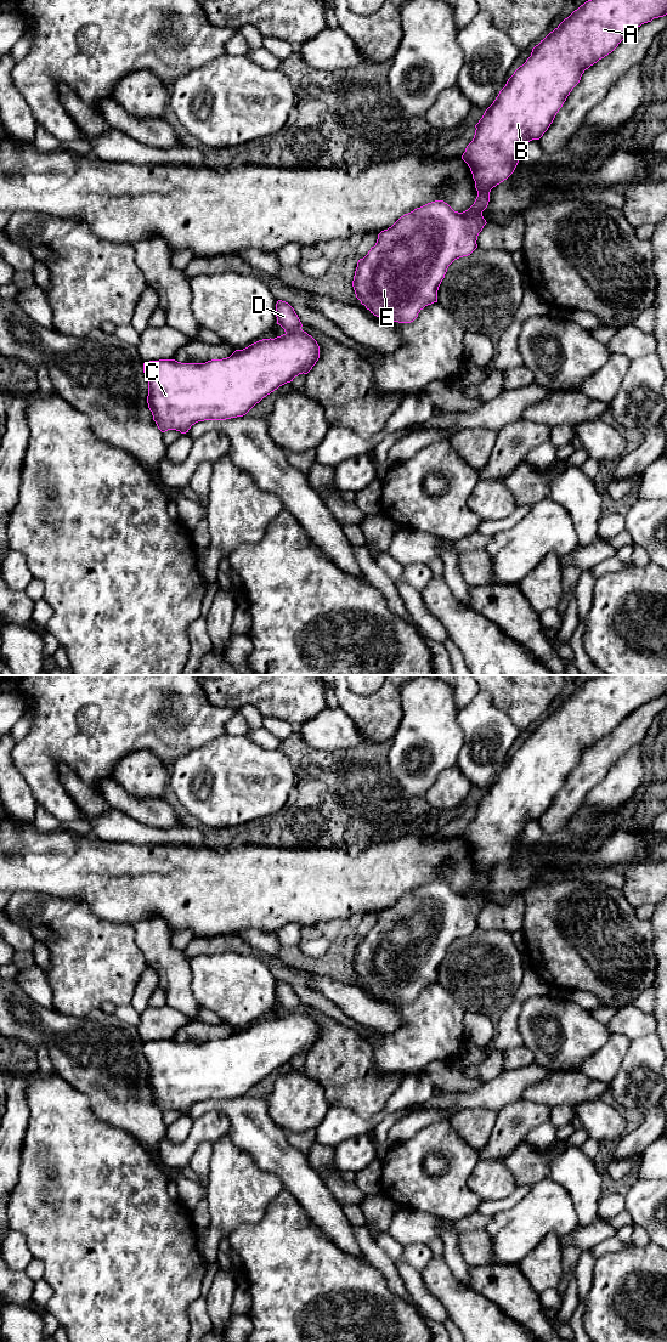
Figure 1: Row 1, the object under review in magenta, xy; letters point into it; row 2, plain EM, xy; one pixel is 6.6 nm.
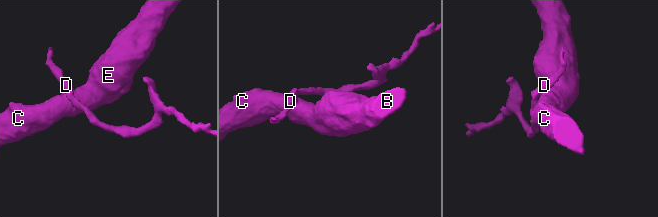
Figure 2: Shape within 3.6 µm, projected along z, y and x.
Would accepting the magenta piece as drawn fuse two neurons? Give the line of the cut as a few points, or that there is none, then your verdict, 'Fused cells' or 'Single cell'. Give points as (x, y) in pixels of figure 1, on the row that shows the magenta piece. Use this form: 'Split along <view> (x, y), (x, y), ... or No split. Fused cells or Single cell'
No split. Single cell

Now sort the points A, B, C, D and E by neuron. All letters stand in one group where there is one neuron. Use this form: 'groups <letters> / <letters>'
groups A B C D E

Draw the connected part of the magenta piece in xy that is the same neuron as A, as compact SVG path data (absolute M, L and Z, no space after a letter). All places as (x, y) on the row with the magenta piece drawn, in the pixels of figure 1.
M588 0L565 18L538 45L531 56L508 79L493 103L475 125L473 141L467 146L462 159L468 164L475 181L477 197L465 211L454 211L443 200L428 203L401 216L391 227L381 231L374 247L360 259L352 287L356 298L377 317L389 322L411 323L428 305L437 302L437 290L448 266L457 259L470 255L476 248L479 233L487 223L482 211L490 202L493 187L507 180L524 157L526 145L539 140L553 123L572 89L590 66L611 53L633 30L654 18L667 15L667 0Z

